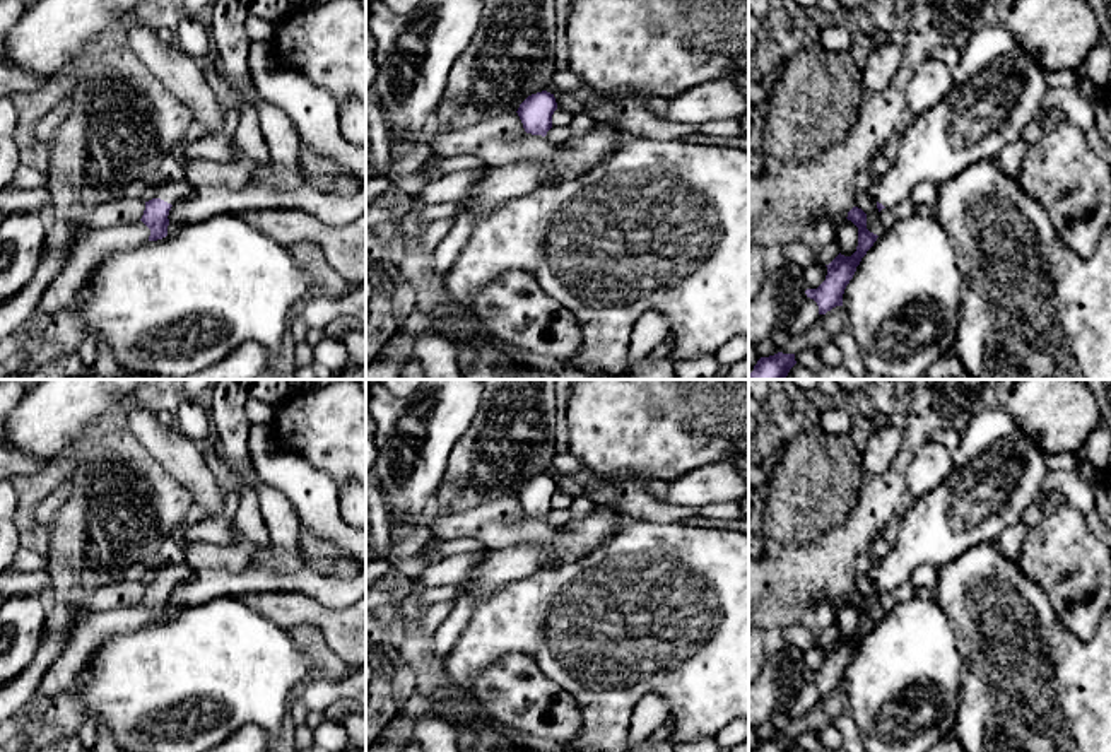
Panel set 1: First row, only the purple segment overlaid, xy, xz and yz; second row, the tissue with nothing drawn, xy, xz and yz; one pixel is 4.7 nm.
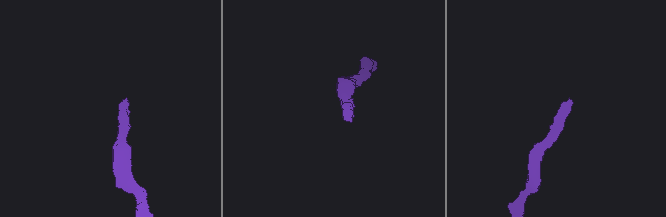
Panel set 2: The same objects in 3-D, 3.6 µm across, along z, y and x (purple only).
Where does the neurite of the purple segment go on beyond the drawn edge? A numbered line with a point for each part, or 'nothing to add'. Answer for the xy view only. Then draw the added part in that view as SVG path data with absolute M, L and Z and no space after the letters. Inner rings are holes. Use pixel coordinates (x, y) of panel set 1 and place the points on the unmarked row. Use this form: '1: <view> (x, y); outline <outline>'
1: xy (170, 573); outline M159 562L156 581L161 581L171 588L186 583L193 578L190 566L186 562Z

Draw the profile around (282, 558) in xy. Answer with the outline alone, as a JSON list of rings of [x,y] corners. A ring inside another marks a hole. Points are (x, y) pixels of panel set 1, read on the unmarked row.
[[[272,543],[270,564],[273,567],[287,569],[289,573],[304,567],[304,557],[294,550]]]

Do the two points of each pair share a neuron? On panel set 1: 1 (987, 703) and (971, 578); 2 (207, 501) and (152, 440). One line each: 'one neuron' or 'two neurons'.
1: one neuron
2: one neuron

